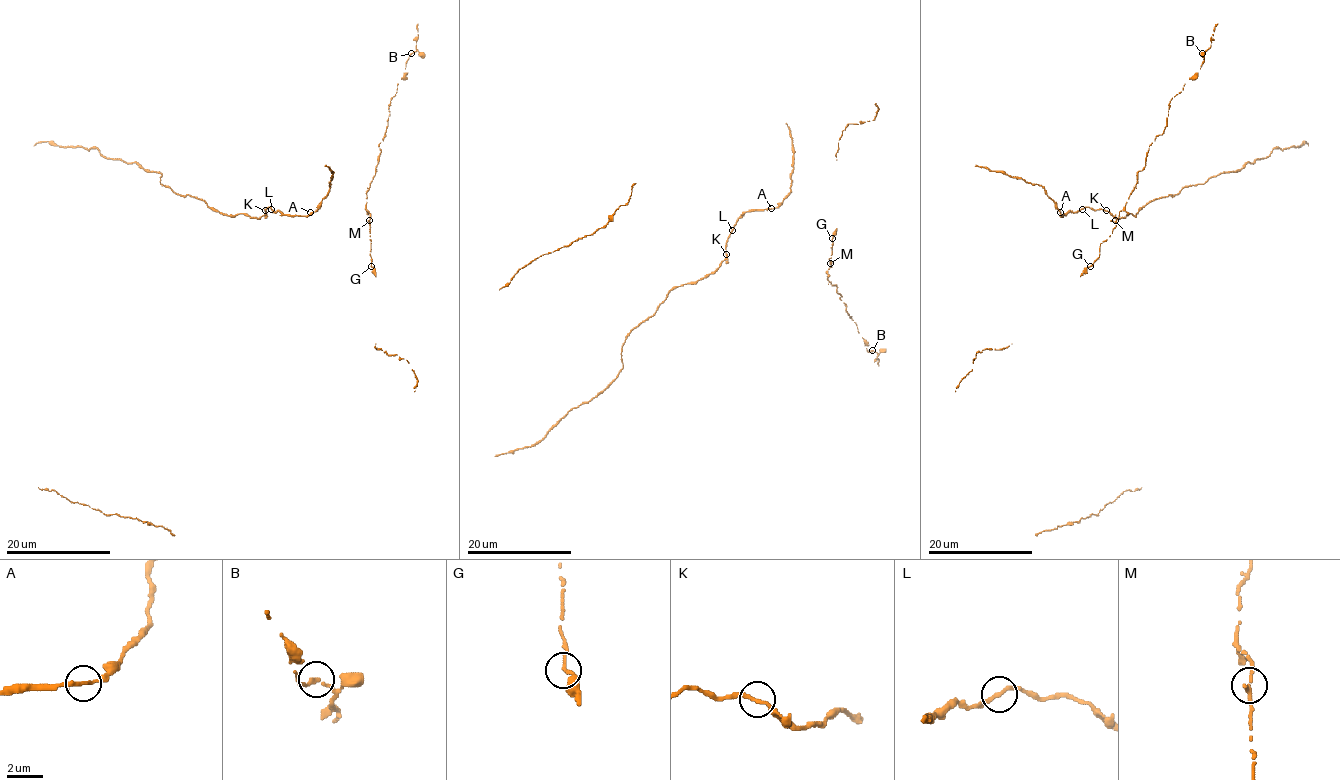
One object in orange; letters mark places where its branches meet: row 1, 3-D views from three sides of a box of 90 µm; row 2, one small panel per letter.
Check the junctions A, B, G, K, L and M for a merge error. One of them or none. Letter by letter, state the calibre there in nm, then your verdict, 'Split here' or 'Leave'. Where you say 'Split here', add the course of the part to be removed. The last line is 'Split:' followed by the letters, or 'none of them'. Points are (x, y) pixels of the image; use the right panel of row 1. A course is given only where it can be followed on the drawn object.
A: Thickness 240 nm. Leave
B: Thickness 200 nm. Leave
G: Thickness 200 nm. Leave
K: Thickness 240 nm. Leave
L: Thickness 240 nm. Leave
M: Thickness 200 nm. Leave
Split: none of them

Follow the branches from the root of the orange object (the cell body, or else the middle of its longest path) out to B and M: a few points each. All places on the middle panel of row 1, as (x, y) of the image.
B: (833, 238), (828, 280), (842, 296), (840, 298), (857, 324), (867, 350), (872, 350)
M: (833, 238), (830, 263)

